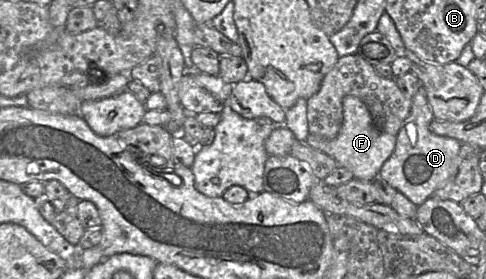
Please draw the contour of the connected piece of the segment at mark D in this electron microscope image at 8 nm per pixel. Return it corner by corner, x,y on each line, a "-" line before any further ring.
421,85
412,97
410,113
396,135
395,148
378,174
417,206
433,196
435,190
449,179
454,178
459,166
459,149
462,143
458,139
433,133
430,130
433,119
433,112

